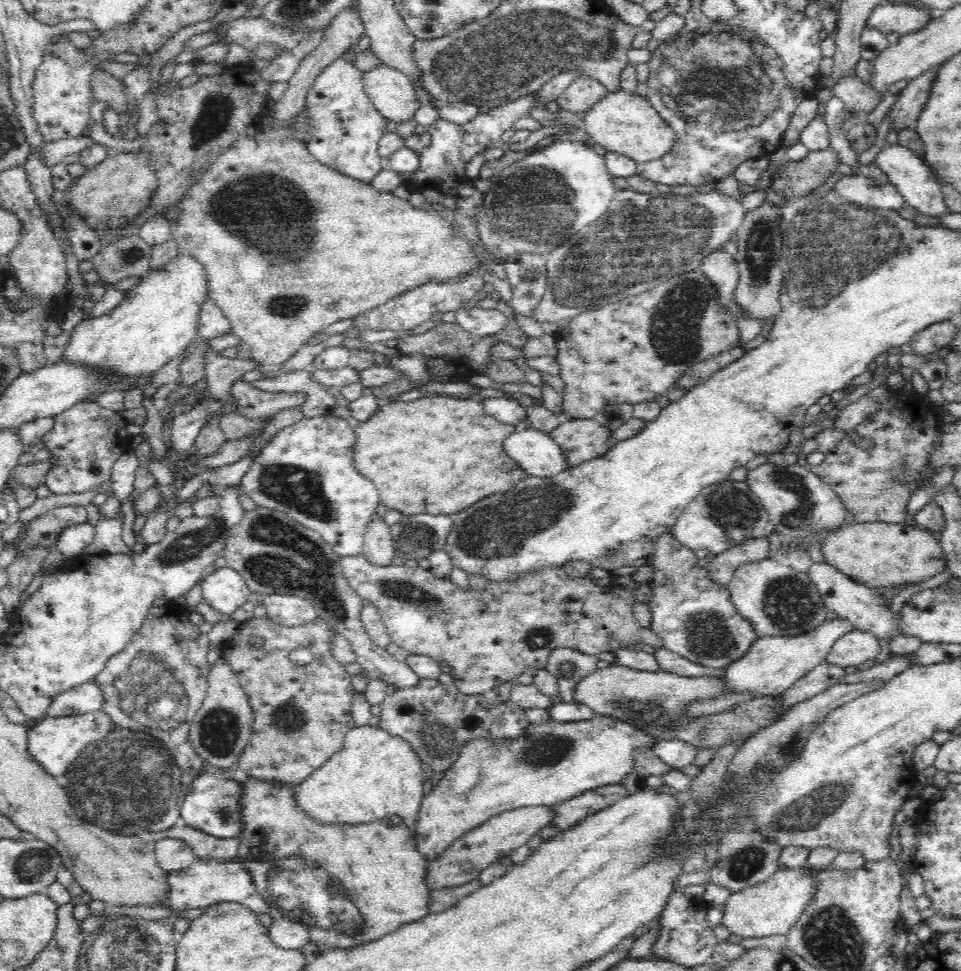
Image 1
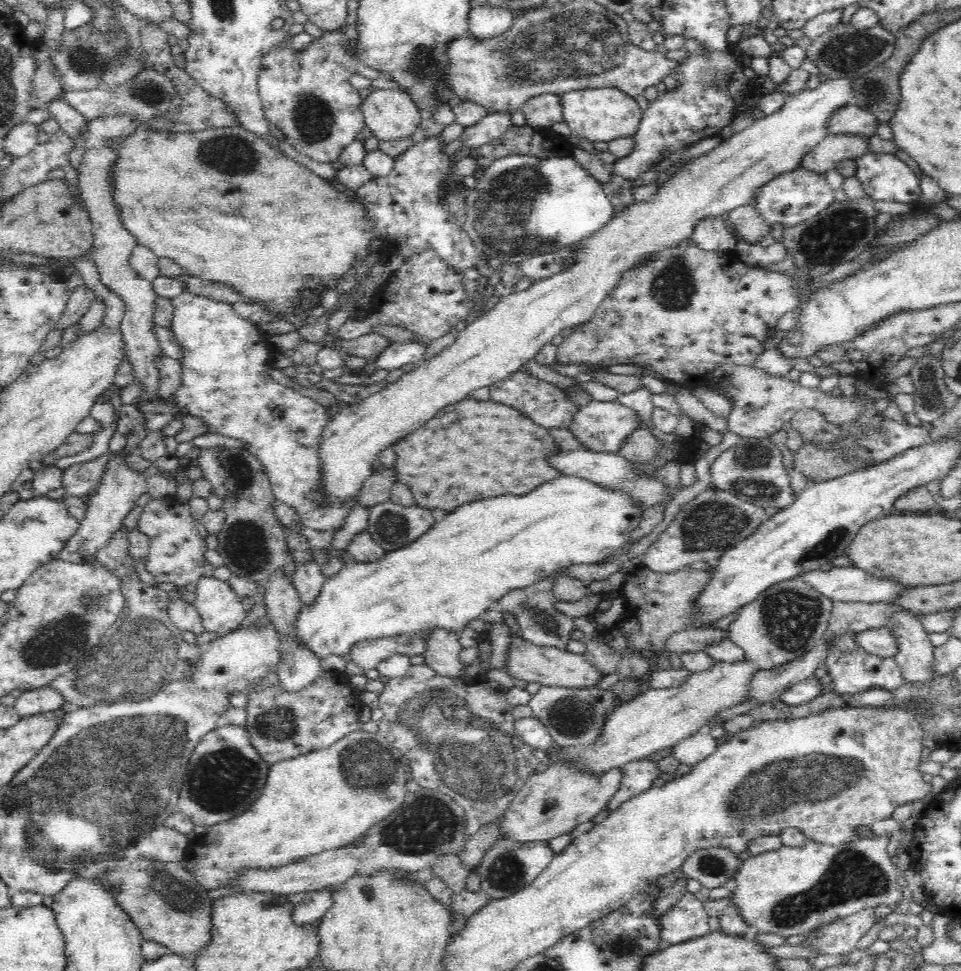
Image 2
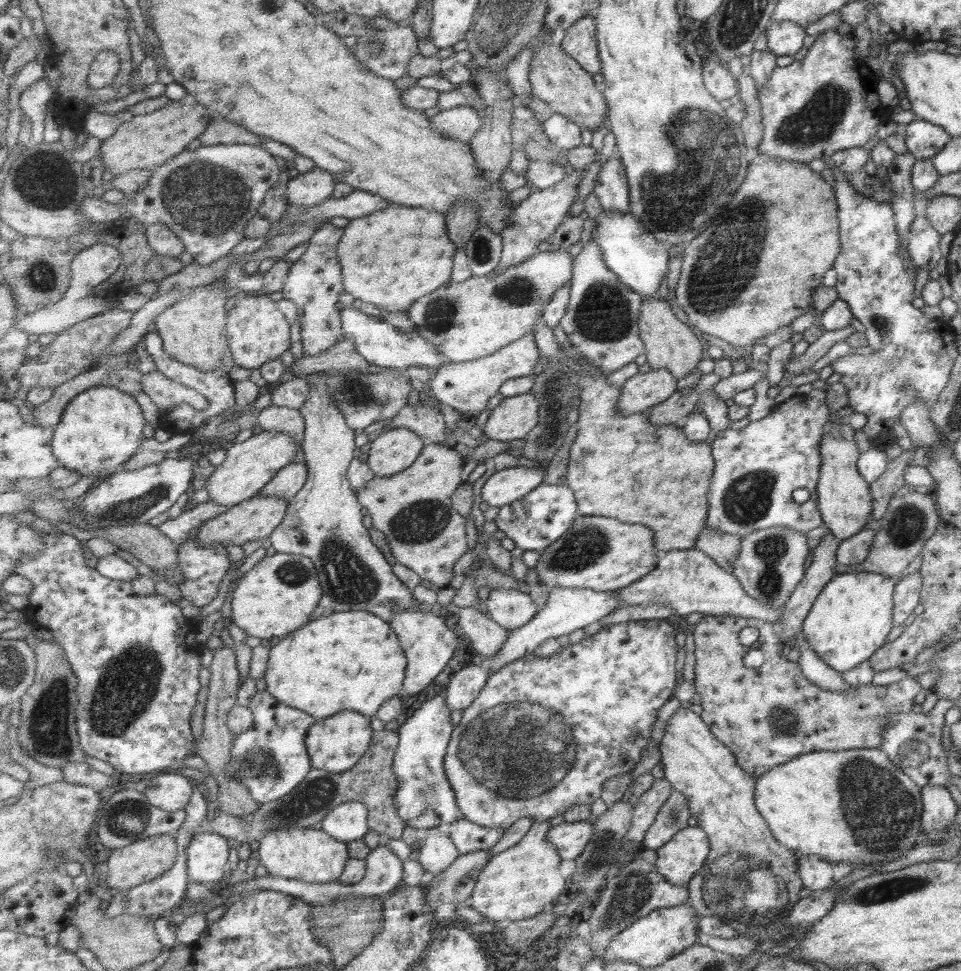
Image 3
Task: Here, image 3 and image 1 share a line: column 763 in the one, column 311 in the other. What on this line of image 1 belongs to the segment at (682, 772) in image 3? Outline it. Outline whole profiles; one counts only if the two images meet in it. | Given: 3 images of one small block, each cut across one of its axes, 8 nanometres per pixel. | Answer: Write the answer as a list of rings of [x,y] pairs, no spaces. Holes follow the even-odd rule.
[[[247,781],[242,783],[244,785],[244,831],[240,836],[239,850],[237,858],[246,865],[246,870],[252,875],[254,885],[258,893],[269,902],[270,907],[274,907],[274,916],[288,917],[290,920],[302,921],[309,930],[309,940],[324,946],[326,949],[338,948],[356,948],[364,944],[368,944],[374,940],[378,940],[383,936],[398,930],[402,925],[420,920],[428,916],[430,907],[431,889],[426,881],[428,876],[428,868],[430,868],[429,860],[424,853],[418,850],[418,842],[414,836],[414,828],[408,827],[404,822],[391,819],[389,817],[380,820],[374,820],[368,824],[358,824],[358,826],[344,826],[343,824],[318,824],[303,815],[295,806],[293,801],[293,792],[291,785],[286,785],[280,781],[269,781],[269,783],[254,783]]]

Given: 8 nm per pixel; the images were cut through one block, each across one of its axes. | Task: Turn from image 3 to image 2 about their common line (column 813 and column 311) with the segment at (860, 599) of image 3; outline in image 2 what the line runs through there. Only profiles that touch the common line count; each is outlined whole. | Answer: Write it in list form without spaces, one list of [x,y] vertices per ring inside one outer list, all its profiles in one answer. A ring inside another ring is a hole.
[[[564,475],[564,478],[558,478],[546,486],[542,486],[540,490],[534,490],[526,496],[498,496],[498,498],[490,498],[490,500],[480,500],[480,502],[472,502],[472,504],[464,504],[460,508],[456,508],[452,514],[448,514],[444,520],[435,522],[422,536],[419,536],[414,542],[394,549],[393,551],[385,551],[385,555],[375,558],[371,561],[352,561],[346,563],[337,573],[325,577],[322,588],[318,596],[313,601],[302,603],[298,609],[298,616],[292,624],[296,641],[302,643],[304,649],[310,650],[318,659],[328,659],[331,656],[343,657],[350,653],[350,650],[361,641],[378,639],[378,638],[396,638],[398,636],[418,636],[420,639],[430,637],[439,629],[448,633],[462,632],[467,628],[468,624],[474,620],[482,619],[483,614],[490,608],[492,602],[497,601],[506,592],[513,588],[524,588],[529,584],[547,577],[559,568],[575,565],[575,564],[599,564],[599,562],[608,556],[615,548],[621,547],[626,541],[630,540],[632,531],[641,521],[642,510],[637,504],[629,500],[627,494],[621,492],[610,492],[601,486],[596,486],[587,480],[576,476]]]

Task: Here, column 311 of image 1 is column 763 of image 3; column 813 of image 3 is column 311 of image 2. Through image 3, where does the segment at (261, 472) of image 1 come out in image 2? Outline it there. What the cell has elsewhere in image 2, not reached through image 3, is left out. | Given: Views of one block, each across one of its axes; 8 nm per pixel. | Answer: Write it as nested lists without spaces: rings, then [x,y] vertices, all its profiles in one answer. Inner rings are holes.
[[[188,292],[171,299],[171,302],[173,315],[169,328],[181,352],[177,360],[181,368],[180,384],[171,394],[171,402],[186,408],[188,415],[201,418],[209,432],[245,440],[246,449],[250,449],[266,469],[275,498],[294,507],[302,525],[318,530],[333,528],[337,532],[342,528],[350,508],[358,501],[330,508],[323,506],[325,502],[317,492],[321,469],[317,446],[322,428],[326,428],[326,422],[332,418],[326,413],[327,406],[296,392],[292,387],[276,382],[270,375],[276,351],[269,335],[238,315],[232,309],[232,304]]]

